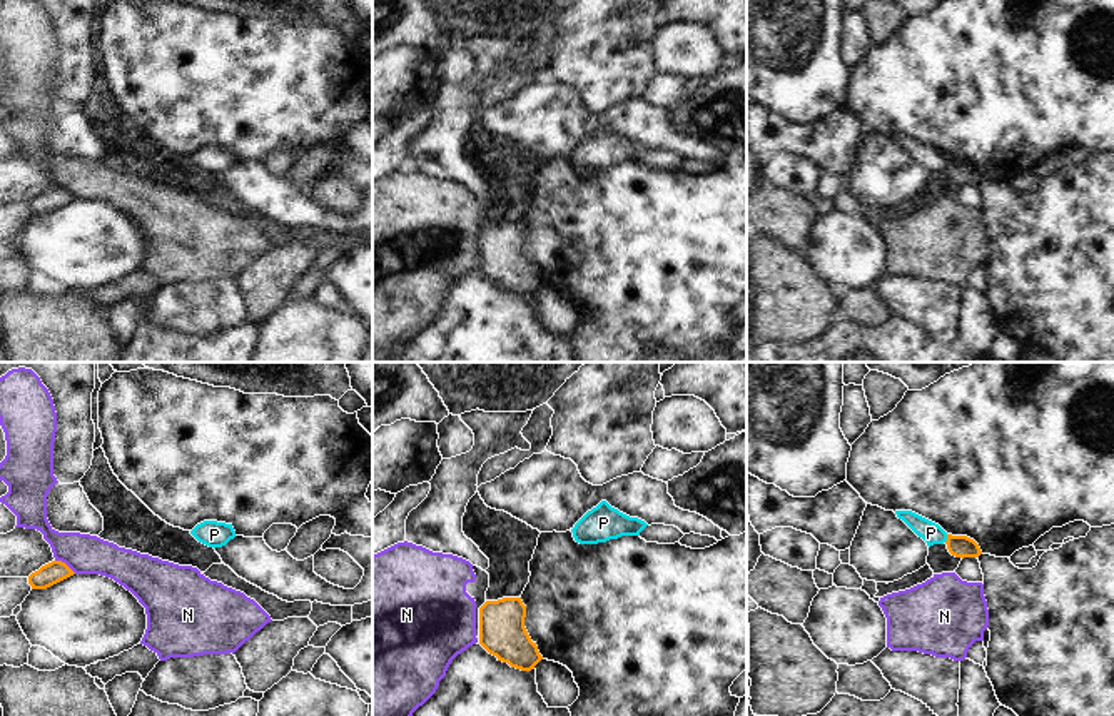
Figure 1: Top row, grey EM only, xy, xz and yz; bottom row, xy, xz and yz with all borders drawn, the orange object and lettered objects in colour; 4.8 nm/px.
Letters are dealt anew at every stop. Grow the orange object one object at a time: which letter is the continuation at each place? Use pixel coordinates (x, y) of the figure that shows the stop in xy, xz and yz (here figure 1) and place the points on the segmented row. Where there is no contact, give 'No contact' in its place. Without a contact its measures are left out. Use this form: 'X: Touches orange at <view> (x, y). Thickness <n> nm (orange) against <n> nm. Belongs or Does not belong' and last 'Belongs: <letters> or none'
N: Touches orange at xy (65, 564). Thickness 110 nm (orange) against 190 nm. Does not belong
P: Touches orange at yz (947, 538). Thickness 110 nm (orange) against 100 nm. Does not belong
Belongs: none.

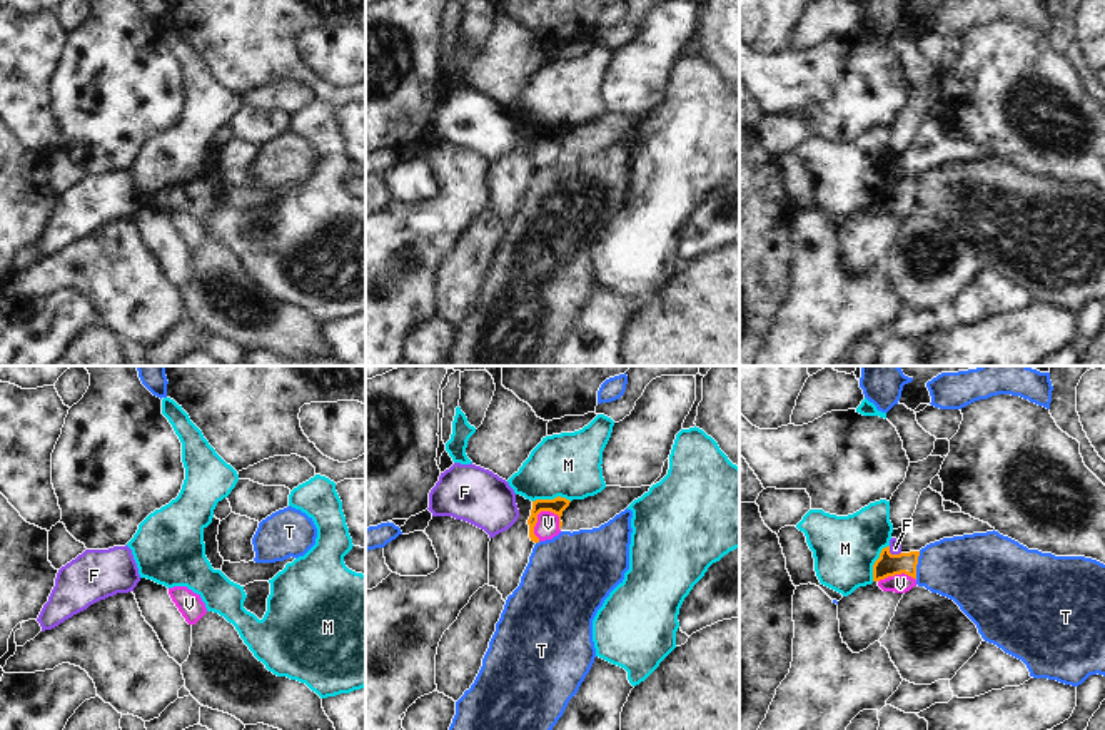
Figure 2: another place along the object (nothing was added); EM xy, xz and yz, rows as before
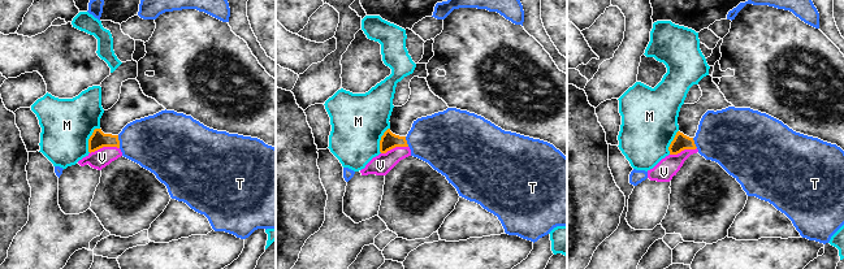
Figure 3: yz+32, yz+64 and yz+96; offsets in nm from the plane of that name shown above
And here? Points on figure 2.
F: Touches orange at yz (893, 555). Thickness 110 nm (orange) against 60 nm. Does not belong
M: Touches orange at yz (875, 562). Thickness 110 nm (orange) against 320 nm. Does not belong
T: Touches orange at yz (917, 563). Thickness 110 nm (orange) against 320 nm. Does not belong
V: Touches orange at xz (536, 518). Thickness 80 nm (orange) against 110 nm. Belongs
Belongs: V.

